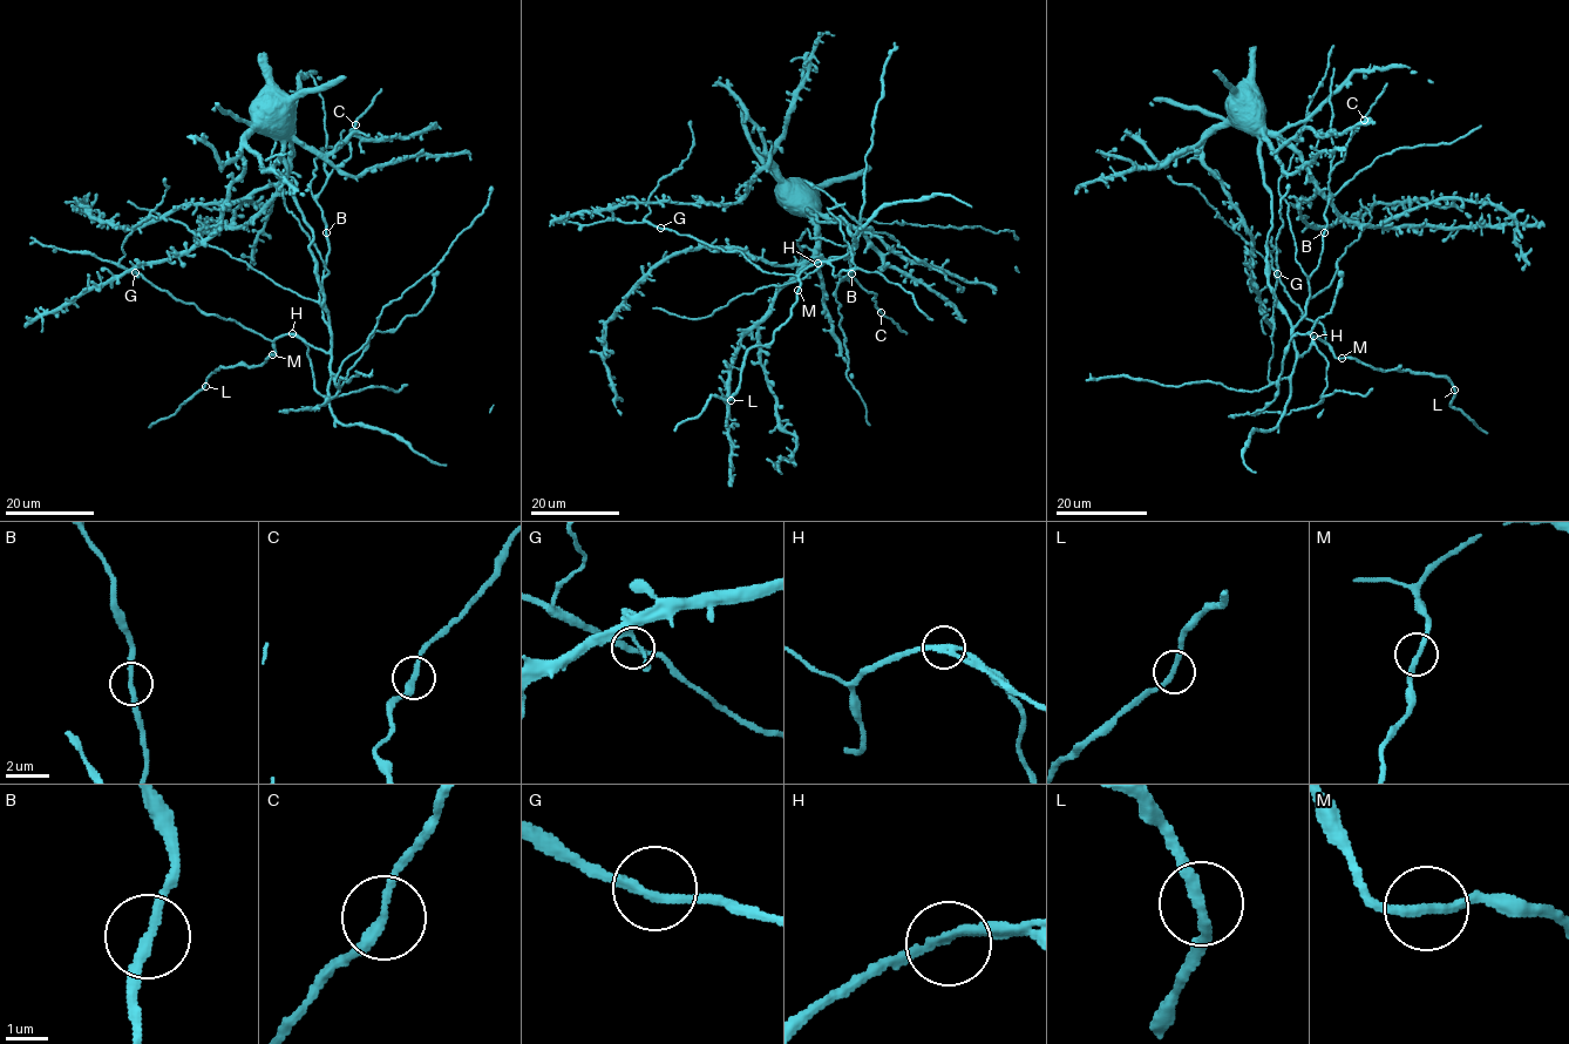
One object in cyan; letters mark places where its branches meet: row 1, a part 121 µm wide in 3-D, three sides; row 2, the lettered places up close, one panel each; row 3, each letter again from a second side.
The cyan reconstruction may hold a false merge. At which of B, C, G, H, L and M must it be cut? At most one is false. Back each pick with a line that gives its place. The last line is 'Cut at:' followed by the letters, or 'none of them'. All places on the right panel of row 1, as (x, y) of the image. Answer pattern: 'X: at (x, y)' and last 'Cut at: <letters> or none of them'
H: at (1313, 336)
Cut at: H

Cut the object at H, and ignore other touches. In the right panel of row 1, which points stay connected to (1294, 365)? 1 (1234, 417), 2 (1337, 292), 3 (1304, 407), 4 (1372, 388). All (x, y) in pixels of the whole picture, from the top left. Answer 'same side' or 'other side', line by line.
1: other side
2: other side
3: other side
4: other side

